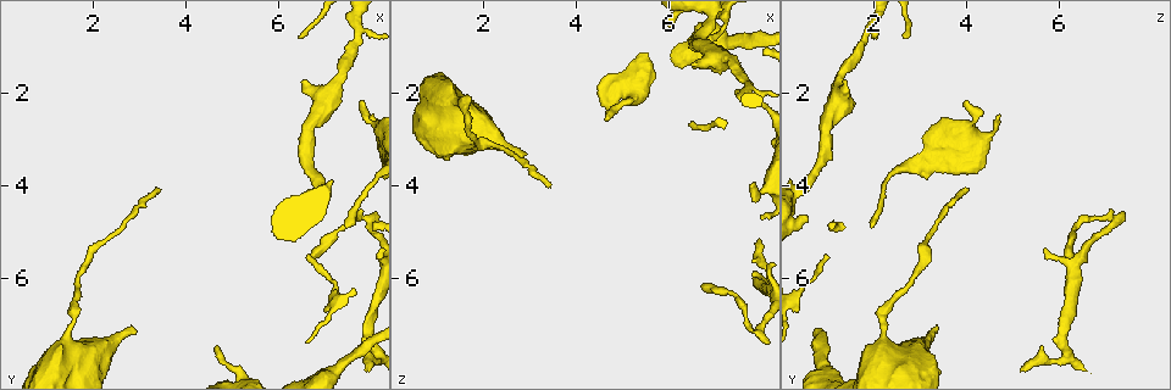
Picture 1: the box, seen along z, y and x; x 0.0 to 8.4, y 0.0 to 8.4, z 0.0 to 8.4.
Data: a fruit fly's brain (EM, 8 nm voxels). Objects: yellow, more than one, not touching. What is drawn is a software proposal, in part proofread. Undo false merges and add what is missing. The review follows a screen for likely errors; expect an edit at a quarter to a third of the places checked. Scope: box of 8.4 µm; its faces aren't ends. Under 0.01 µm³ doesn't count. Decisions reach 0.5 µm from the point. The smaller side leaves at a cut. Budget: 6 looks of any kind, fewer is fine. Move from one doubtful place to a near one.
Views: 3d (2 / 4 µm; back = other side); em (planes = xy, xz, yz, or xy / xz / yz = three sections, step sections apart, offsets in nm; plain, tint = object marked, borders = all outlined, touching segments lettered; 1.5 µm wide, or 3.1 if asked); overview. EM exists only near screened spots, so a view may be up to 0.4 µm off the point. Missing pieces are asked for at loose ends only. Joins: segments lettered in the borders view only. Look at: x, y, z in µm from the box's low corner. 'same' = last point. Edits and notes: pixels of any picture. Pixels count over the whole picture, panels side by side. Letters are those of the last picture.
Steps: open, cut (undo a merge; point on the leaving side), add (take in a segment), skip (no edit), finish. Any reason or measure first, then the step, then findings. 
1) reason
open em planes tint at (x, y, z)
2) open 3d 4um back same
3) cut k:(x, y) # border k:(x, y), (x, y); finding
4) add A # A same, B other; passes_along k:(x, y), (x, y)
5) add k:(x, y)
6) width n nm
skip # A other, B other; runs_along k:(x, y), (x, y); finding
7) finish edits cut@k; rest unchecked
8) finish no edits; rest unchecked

stops while still wide
open em xy step 4 tint at (2.90, 7.15, 3.35)

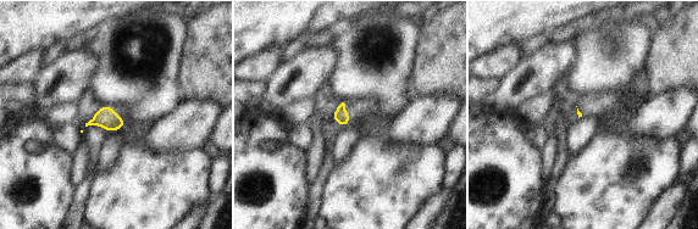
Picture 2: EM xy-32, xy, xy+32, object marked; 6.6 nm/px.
cut it another way
open em planes borders same

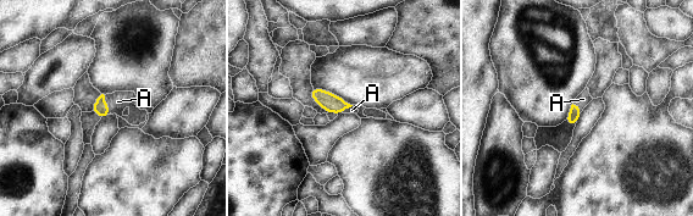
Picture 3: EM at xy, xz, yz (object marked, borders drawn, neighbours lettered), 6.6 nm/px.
add A # A same; passes_along 3:(100, 106), (107, 105), (117, 101); the cell continues

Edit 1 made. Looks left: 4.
redraw
open overview

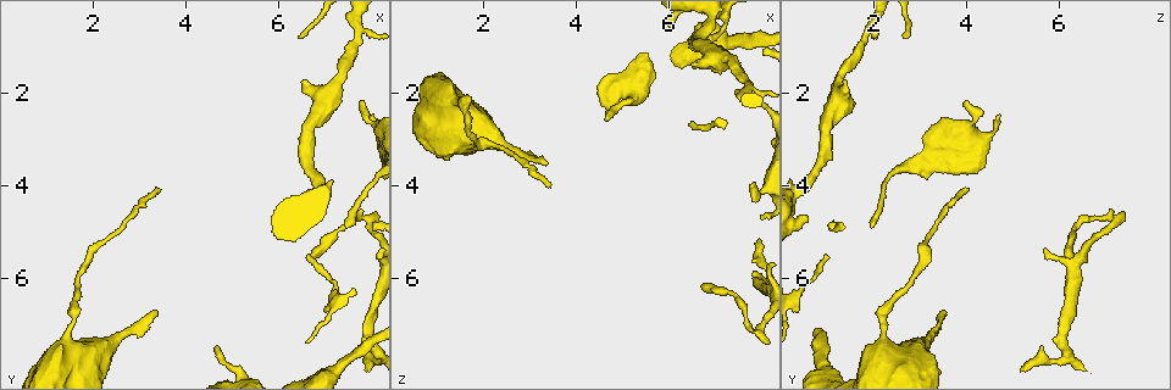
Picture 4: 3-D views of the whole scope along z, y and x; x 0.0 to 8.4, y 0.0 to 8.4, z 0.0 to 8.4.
branch stops here
open em yz step 4 borders at (6.05, 4.75, 0.60)

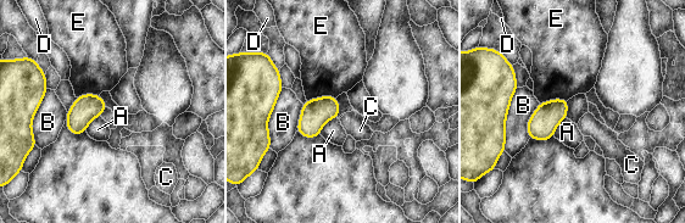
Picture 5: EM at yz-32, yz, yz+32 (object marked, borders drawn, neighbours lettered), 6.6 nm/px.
another direction
open em planes borders same

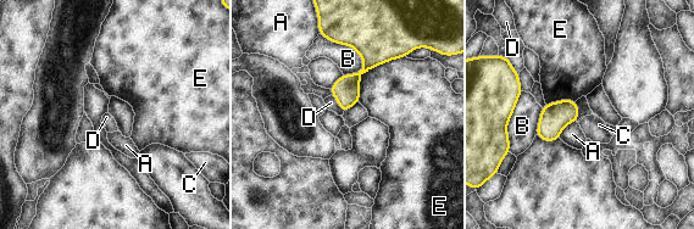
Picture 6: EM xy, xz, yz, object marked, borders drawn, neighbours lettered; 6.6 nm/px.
skip # A other, B other, C other, D other, E other; border 6:(332, 94), (343, 113); no lettered segment goes on from it

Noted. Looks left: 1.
finish edits add@3; rest unchecked

